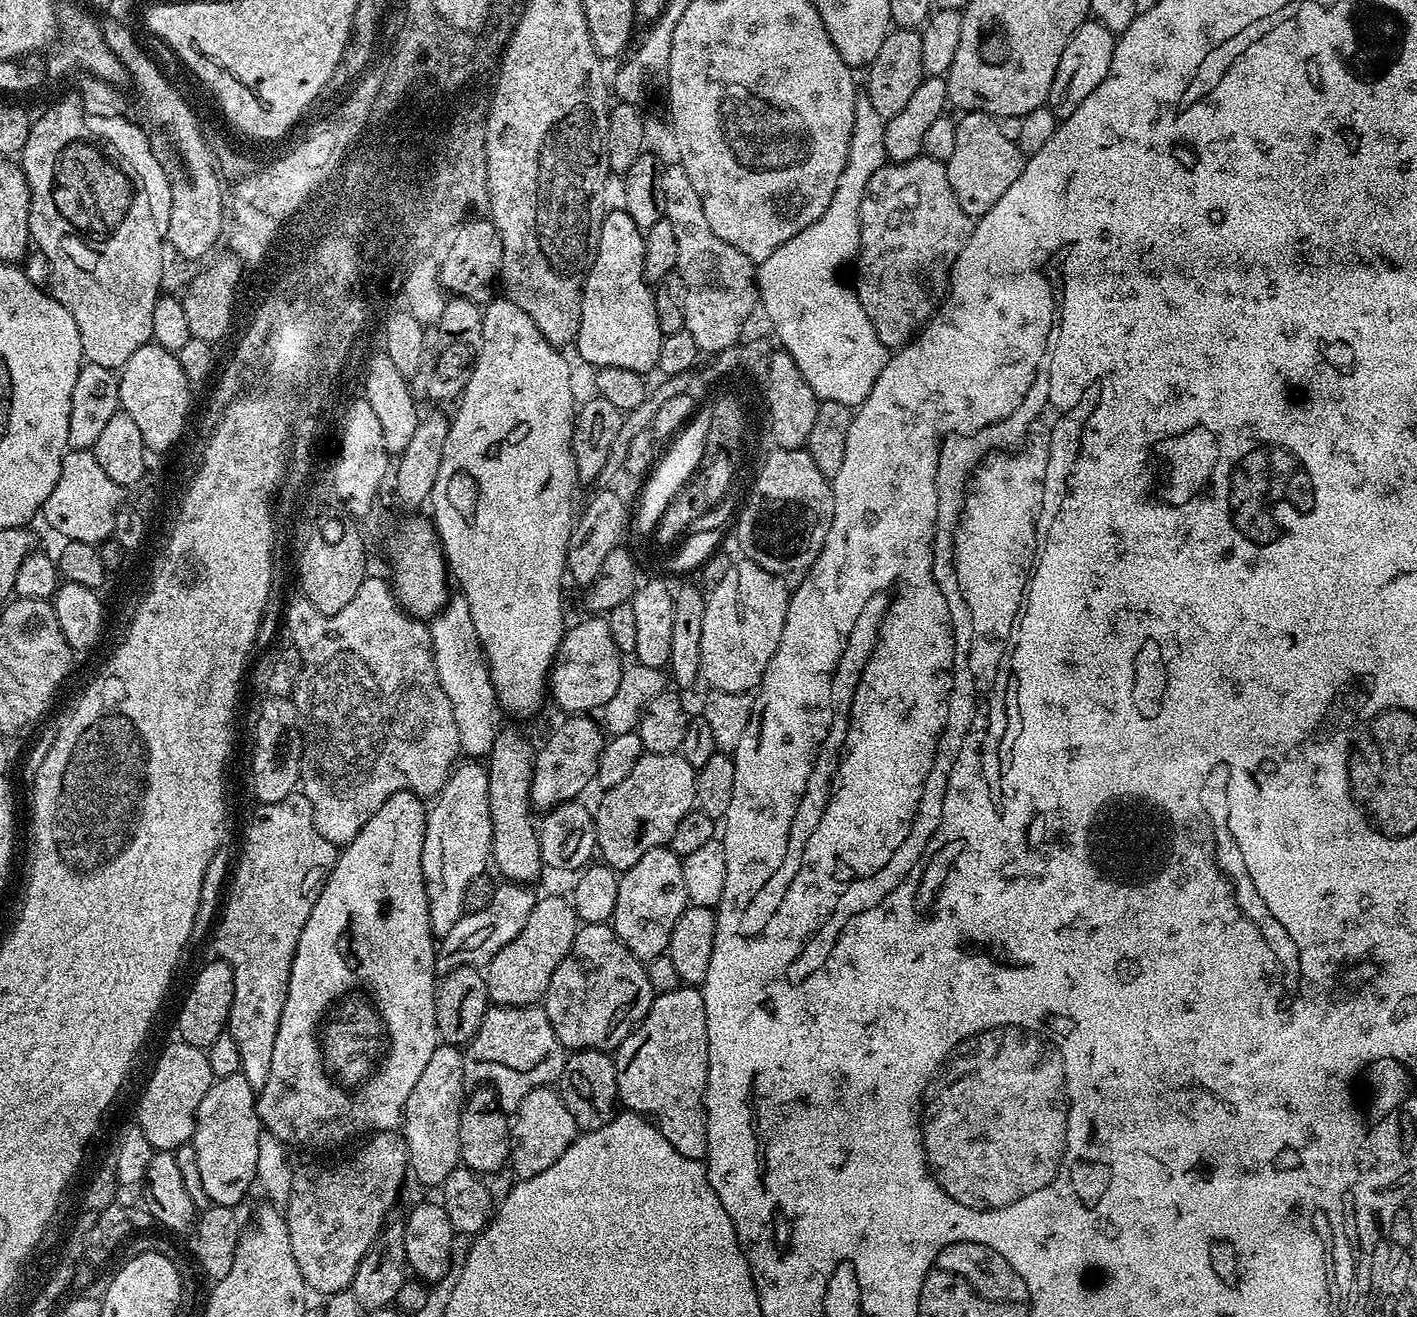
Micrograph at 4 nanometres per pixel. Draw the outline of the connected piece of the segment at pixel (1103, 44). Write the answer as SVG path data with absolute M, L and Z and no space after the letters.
M1095 18L1085 20L1076 33L1066 42L1066 50L1062 50L1062 58L1058 58L1058 70L1054 70L1054 82L1050 82L1047 108L1063 118L1074 114L1082 102L1086 102L1089 94L1094 94L1098 86L1102 86L1102 78L1110 70L1110 62L1114 58L1117 37L1107 26Z

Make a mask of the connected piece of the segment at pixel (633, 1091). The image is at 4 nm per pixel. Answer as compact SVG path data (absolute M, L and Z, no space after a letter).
M681 986L669 992L659 993L653 999L650 1010L644 1015L643 1020L615 1048L614 1063L616 1065L616 1095L619 1103L629 1112L639 1112L645 1117L651 1118L656 1127L659 1128L661 1134L670 1142L670 1146L674 1146L674 1150L678 1150L678 1154L682 1154L686 1158L704 1160L708 1154L708 1119L706 1118L706 1110L704 1109L704 1083L706 1082L706 1074L708 1073L708 1035L706 1034L706 1006L704 1005L703 991L696 986Z

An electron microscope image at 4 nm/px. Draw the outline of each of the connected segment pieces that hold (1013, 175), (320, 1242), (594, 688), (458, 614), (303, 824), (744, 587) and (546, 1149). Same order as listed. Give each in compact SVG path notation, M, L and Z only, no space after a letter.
M966 112L956 120L954 154L950 154L946 167L950 190L954 190L958 206L962 206L962 210L973 218L987 214L994 202L998 202L998 198L1010 190L1010 185L1024 169L1024 153L1016 142L1003 137L999 124L999 119L987 112Z
M395 1131L369 1135L364 1142L360 1152L354 1153L341 1164L308 1164L305 1168L297 1167L293 1171L288 1202L282 1215L288 1224L294 1262L298 1264L305 1285L311 1291L313 1288L316 1292L331 1294L345 1291L351 1285L362 1258L375 1244L381 1228L389 1219L388 1211L395 1206L400 1196L404 1172L406 1176L409 1171L408 1151L404 1148L403 1139Z
M588 618L565 631L564 637L552 660L552 670L548 673L550 700L553 700L564 714L592 714L603 709L618 689L622 671L622 653L610 638L607 619Z
M454 594L449 597L443 610L431 619L429 632L435 670L439 685L450 701L461 753L468 758L487 757L498 731L497 725L494 726L494 714L498 712L496 691L489 676L488 663L484 659L480 639L474 630L469 604L463 596Z
M302 794L292 800L284 800L282 806L262 809L260 816L254 818L252 832L246 834L244 864L238 866L236 886L228 904L226 927L220 928L220 952L226 954L225 962L232 967L234 974L234 998L226 1032L238 1048L239 1071L254 1090L262 1087L266 1074L270 1074L270 1054L278 1034L294 950L302 934L302 926L306 926L306 918L310 918L310 910L336 864L337 855L337 845L318 834L312 807Z
M743 558L732 562L722 580L710 588L702 614L700 670L715 691L751 693L759 685L780 645L789 595L781 580Z
M555 1087L530 1090L520 1100L510 1120L510 1168L520 1178L538 1174L558 1162L558 1158L562 1158L577 1135L574 1114L566 1110L564 1100Z

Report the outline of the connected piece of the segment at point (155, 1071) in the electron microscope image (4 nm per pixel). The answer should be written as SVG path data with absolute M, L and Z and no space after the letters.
M165 1043L159 1049L135 1105L135 1123L139 1124L142 1134L146 1134L153 1149L162 1152L172 1152L191 1141L196 1129L196 1111L214 1082L205 1049L175 1043Z

